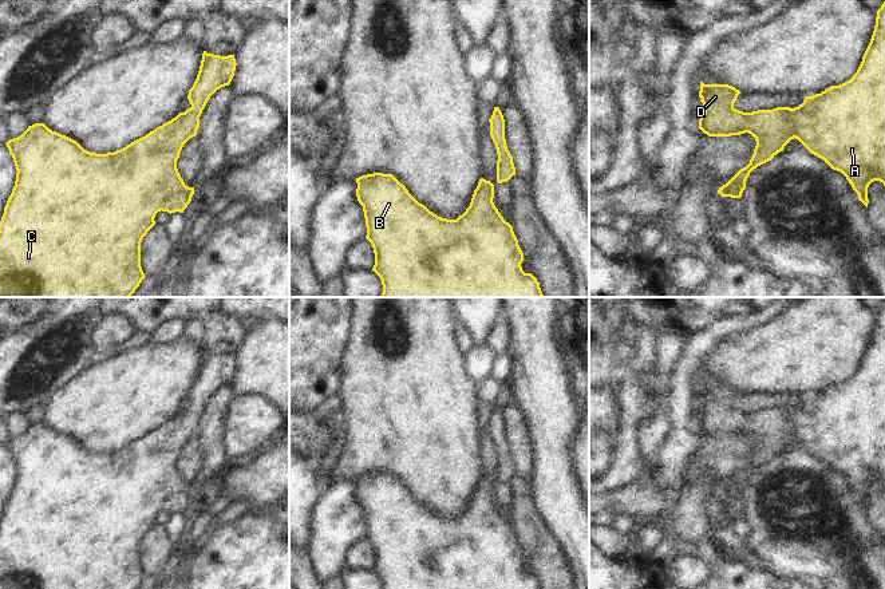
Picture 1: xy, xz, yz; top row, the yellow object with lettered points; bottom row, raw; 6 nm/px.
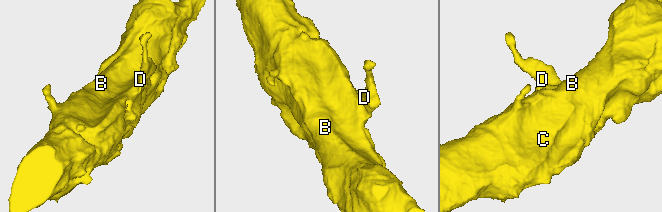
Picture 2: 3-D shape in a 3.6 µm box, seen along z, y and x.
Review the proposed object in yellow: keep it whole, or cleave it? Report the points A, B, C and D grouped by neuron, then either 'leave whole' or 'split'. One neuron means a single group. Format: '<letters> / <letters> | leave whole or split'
A B C D | leave whole

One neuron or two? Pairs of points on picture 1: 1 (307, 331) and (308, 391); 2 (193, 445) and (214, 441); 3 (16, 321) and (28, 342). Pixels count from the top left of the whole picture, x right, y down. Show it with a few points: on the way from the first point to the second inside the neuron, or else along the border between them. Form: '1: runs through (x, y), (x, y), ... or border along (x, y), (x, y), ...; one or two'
1: runs through (307, 346), (307, 376); one
2: border along (196, 435), (201, 450), (201, 467), (197, 474); two
3: border along (44, 311), (38, 319), (14, 332); two

